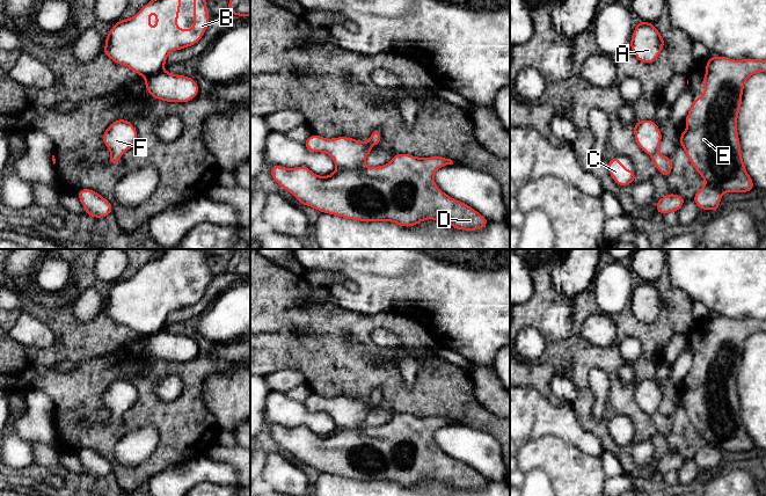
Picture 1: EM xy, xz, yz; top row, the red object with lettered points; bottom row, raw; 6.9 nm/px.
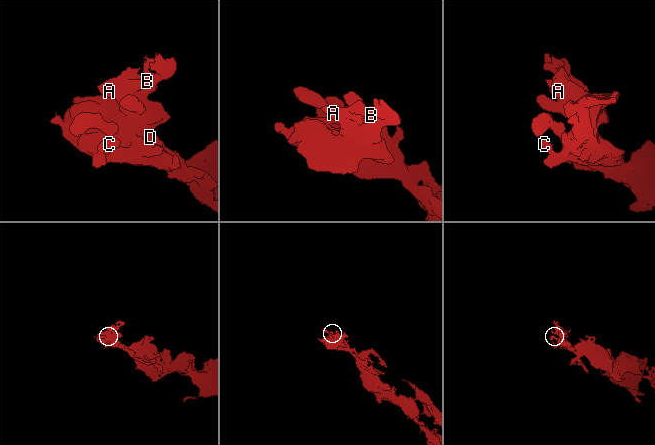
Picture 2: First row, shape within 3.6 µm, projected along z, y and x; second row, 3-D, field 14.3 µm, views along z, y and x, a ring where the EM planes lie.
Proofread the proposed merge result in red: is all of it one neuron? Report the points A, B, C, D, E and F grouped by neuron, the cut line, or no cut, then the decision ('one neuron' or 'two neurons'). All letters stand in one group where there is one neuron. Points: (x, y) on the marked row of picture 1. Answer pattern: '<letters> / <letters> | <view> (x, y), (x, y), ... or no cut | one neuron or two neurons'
A B C D E F | no cut | one neuron

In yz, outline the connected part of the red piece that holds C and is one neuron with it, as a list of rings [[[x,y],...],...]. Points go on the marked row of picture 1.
[[[618,156],[611,159],[607,167],[611,177],[620,187],[628,185],[636,181],[635,172],[626,169],[622,162],[618,159]]]

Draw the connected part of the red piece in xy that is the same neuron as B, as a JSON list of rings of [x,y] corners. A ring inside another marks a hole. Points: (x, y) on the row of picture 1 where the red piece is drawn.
[[[152,0],[147,2],[134,16],[119,20],[105,37],[103,53],[116,64],[126,66],[144,76],[148,94],[166,102],[189,102],[199,92],[197,82],[185,75],[176,75],[163,70],[167,56],[172,51],[189,48],[200,41],[209,27],[209,14],[205,7],[206,0],[194,0],[194,28],[191,30],[178,29],[177,17],[183,0]],[[156,13],[156,28],[149,25],[149,15]]]

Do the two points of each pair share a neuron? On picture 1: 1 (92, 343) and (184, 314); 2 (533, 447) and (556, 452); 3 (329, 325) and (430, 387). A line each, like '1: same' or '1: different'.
1: different
2: same
3: same

